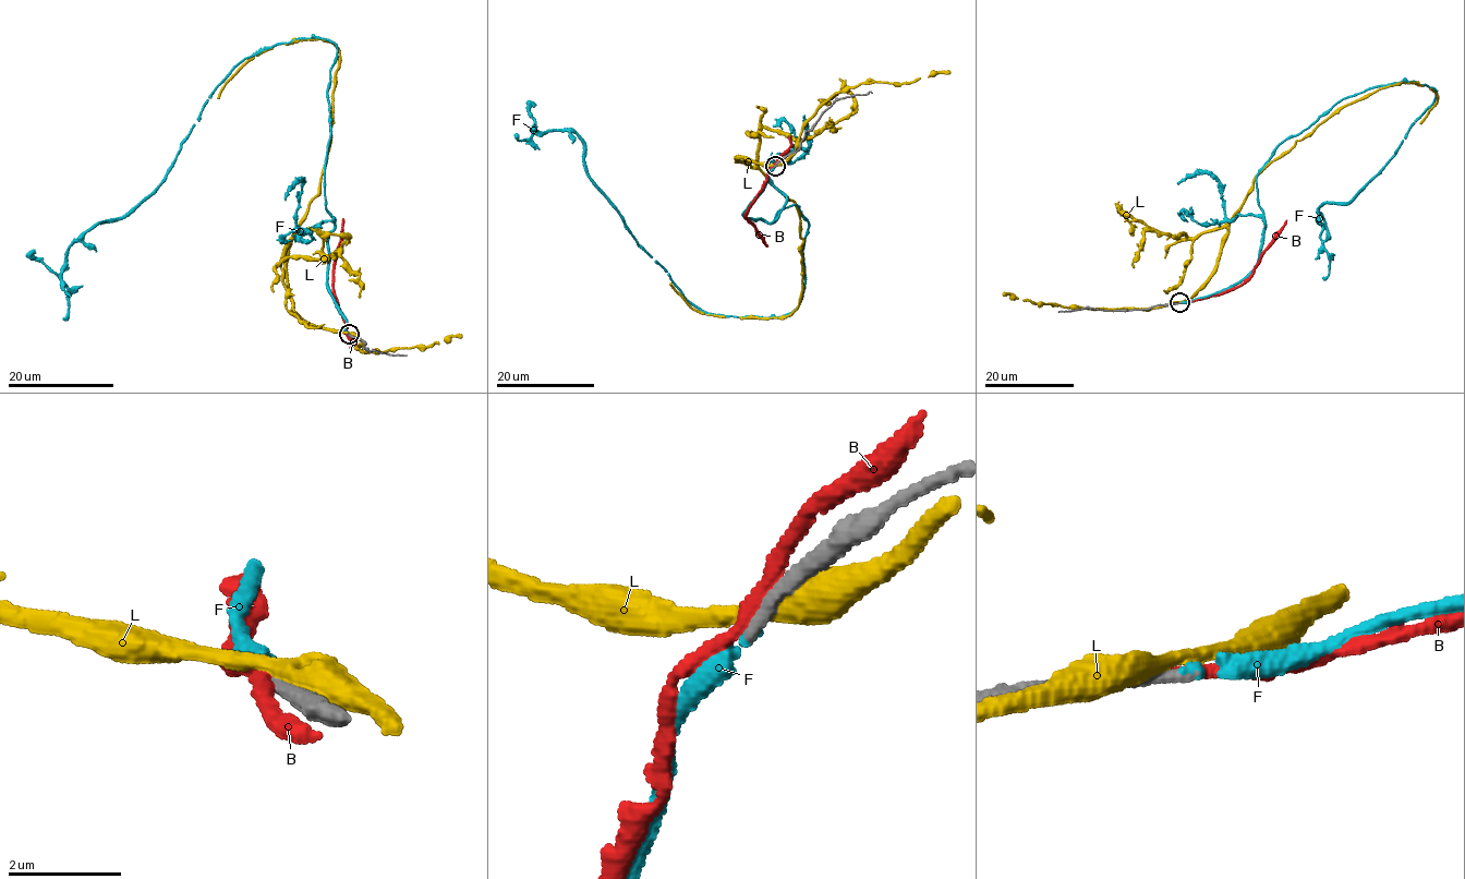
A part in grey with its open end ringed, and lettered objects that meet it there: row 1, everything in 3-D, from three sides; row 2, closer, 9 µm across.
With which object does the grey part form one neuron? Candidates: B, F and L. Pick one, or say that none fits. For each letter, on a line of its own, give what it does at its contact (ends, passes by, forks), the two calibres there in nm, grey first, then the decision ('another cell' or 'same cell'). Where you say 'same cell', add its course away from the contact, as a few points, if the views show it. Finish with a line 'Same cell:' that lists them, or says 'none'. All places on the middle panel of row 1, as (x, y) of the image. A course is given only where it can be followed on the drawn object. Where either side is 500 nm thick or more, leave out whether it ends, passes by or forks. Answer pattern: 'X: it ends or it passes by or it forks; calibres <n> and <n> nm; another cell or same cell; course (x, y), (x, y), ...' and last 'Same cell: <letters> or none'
B: it passes by; calibres 300 and 240 nm; another cell
F: it ends; calibres 220 and 160 nm; same cell; course (774, 166), (743, 216), (797, 204), (802, 298), (779, 316), (714, 316), (638, 244), (584, 141), (518, 134)
L: it passes by; calibres 260 and 480 nm; another cell
Same cell: F

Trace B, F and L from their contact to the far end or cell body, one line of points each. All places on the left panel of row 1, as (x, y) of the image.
B: (348, 335), (334, 291), (333, 272), (342, 219)
F: (348, 335), (327, 284), (338, 50), (322, 38), (232, 68), (159, 185), (68, 250), (65, 318)
L: (350, 335), (297, 315), (286, 253), (327, 163), (337, 49), (322, 39), (266, 48), (240, 67), (218, 98)

